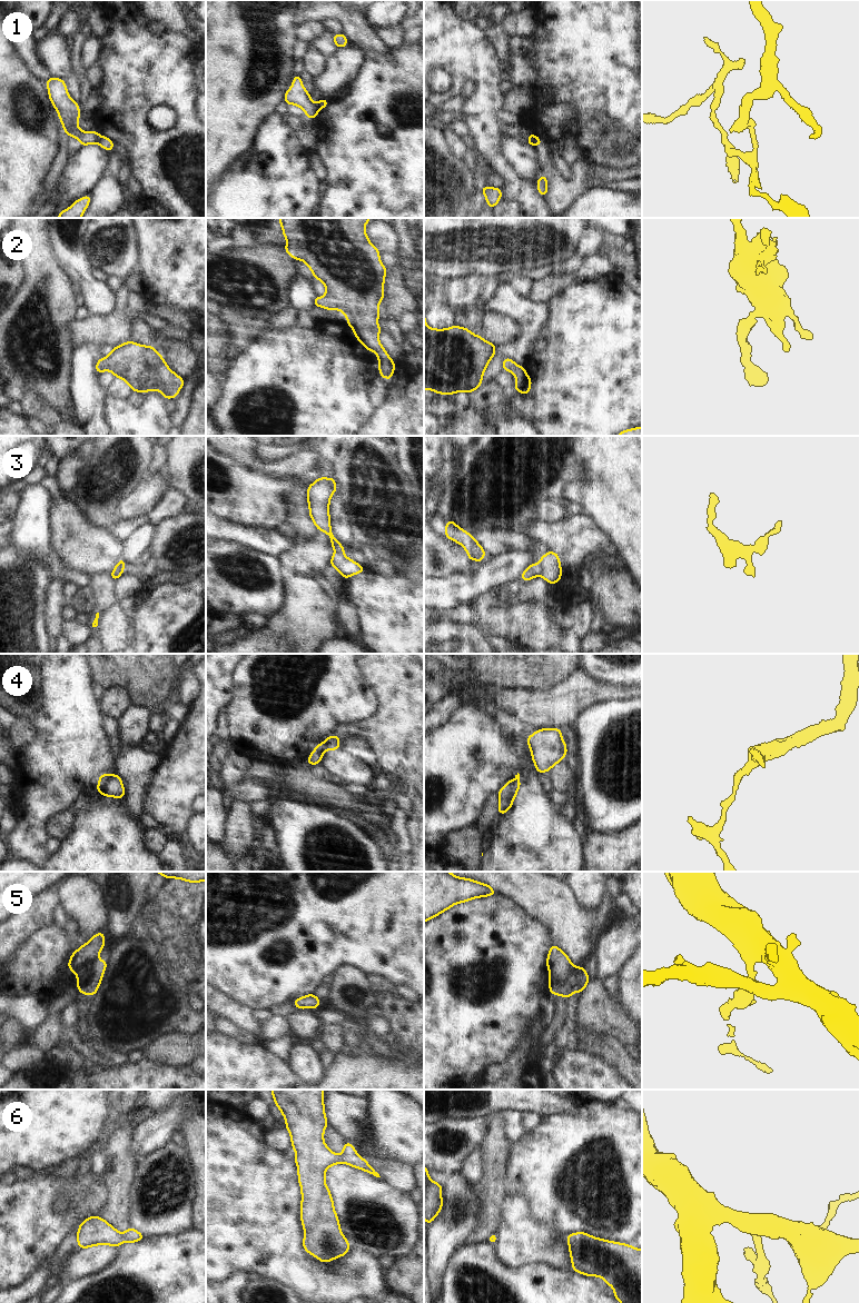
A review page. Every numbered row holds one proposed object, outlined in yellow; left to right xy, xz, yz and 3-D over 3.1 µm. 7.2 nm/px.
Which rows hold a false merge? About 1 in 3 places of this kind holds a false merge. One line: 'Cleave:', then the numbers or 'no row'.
Cleave: 1, 3, 4

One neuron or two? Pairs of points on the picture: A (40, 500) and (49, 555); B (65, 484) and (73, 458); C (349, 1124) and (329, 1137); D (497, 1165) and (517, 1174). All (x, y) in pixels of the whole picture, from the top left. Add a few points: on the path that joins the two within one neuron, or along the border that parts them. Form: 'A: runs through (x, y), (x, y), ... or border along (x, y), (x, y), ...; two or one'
A: runs through (39, 514), (39, 541); one
B: runs through (68, 477), (71, 465); one
C: border along (328, 1123), (345, 1141); two
D: border along (512, 1144), (503, 1180), (503, 1190), (506, 1196); two

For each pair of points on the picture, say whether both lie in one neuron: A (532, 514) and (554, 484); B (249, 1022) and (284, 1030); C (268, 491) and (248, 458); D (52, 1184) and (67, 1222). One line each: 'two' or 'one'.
A: one
B: two
C: two
D: one

